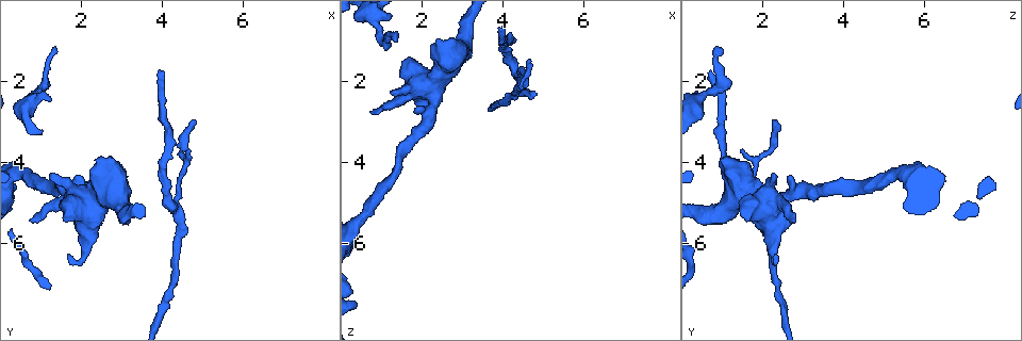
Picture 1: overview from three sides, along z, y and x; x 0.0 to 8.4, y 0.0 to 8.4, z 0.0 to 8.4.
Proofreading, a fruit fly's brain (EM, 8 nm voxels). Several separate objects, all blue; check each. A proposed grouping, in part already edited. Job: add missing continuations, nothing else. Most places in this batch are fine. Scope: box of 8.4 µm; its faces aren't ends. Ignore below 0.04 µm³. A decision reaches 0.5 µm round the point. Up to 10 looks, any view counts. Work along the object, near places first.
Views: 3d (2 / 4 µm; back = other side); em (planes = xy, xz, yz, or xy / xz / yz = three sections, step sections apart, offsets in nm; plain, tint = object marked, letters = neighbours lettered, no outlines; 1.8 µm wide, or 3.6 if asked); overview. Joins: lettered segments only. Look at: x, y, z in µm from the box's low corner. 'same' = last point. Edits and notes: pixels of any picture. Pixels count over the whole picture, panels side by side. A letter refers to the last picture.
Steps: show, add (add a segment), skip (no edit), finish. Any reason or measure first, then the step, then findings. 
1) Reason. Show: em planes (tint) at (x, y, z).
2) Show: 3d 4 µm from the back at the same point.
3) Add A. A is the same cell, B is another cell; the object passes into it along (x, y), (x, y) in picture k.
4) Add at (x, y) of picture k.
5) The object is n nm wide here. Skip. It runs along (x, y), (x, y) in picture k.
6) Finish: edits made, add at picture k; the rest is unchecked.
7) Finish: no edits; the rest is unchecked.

Thin end. Show: em xz step 4 (letters) at (4.85, 3.00, 2.30).

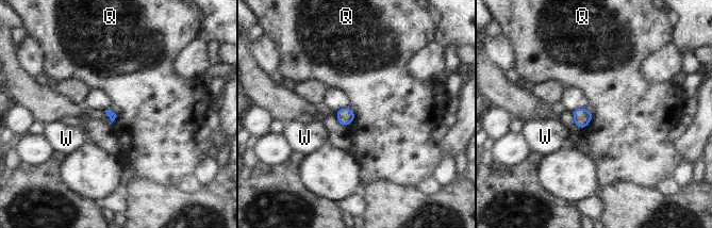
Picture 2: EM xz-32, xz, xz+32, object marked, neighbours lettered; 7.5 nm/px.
Another direction. Show: em yz step 8 (letters) at the same point.

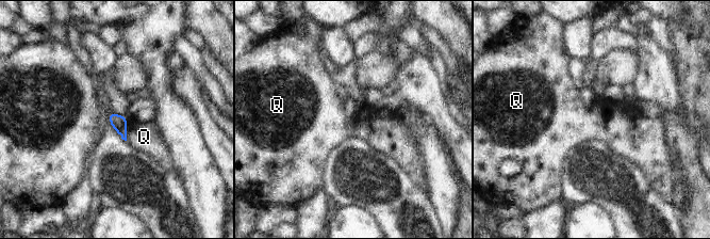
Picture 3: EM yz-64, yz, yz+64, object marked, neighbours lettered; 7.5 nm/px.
The longest contact is with Q, 180 nm. Skip. Q is another cell; a border runs along (126, 117), (127, 140) in picture 3; none of them fits.

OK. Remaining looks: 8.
Branch stops here. Show: 3d 2 µm from the back at (4.05, 1.70, 0.65).

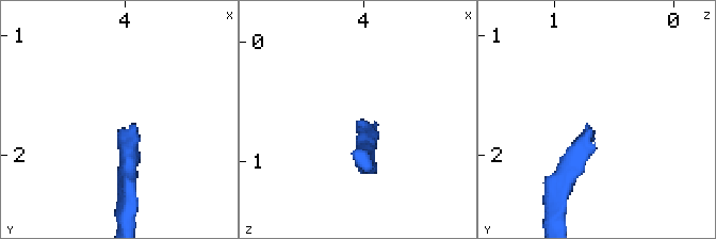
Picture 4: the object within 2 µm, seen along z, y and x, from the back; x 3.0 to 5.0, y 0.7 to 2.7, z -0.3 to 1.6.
Need the tissue. Show: em xz step 4 (letters) at (4.02, 1.76, 0.70).

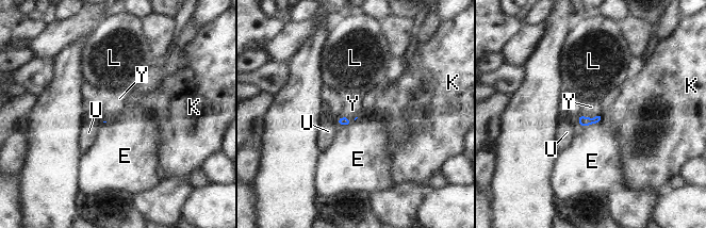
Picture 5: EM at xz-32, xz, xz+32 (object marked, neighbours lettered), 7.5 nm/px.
Another direction. Show: em planes (letters) at the same point.

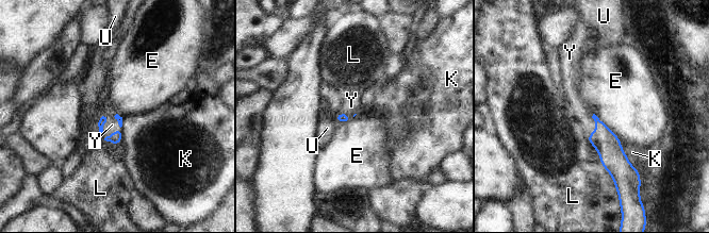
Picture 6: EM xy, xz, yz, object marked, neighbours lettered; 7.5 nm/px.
Add Y. Y is the same cell, E, K, L and U are other cells; the object passes into it along (116, 137), (119, 130), (112, 125) in picture 6; it goes on there.

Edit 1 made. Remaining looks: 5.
Branch stops here. Show: 3d 2 µm at (0.70, 5.40, 2.80).

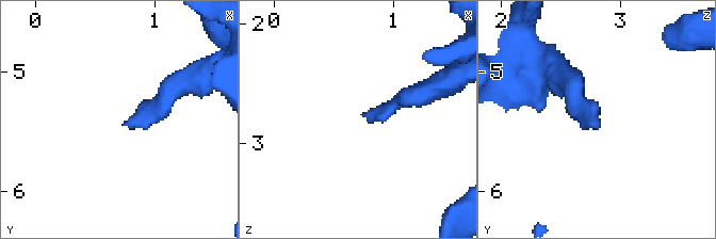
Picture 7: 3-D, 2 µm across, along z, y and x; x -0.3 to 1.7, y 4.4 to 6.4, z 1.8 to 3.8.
Show: em planes (letters) at (0.74, 5.44, 2.78).

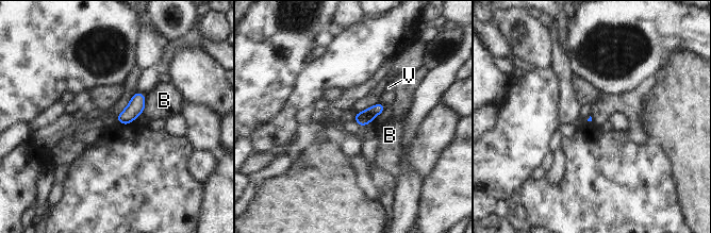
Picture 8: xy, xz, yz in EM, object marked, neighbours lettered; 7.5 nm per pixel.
The longest contact is with B, 160 nm. Skip. B and V are other cells; a border runs along (146, 94), (142, 113) in picture 8; no lettered segment goes on from it.

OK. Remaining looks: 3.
Finish: edits made, add at picture 6; the rest is unchecked.

